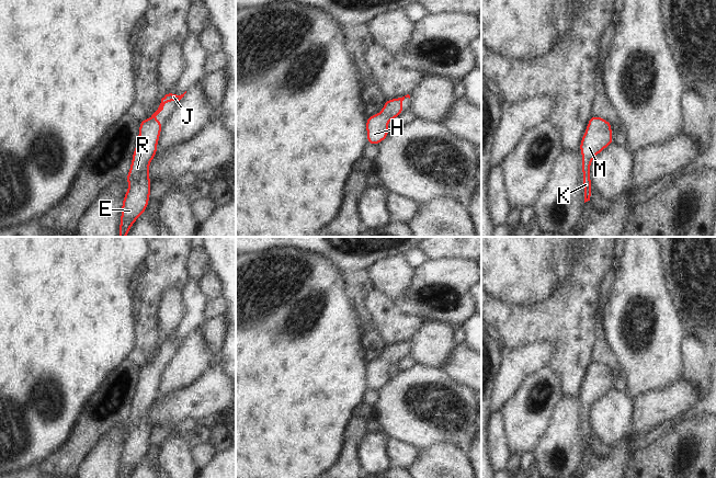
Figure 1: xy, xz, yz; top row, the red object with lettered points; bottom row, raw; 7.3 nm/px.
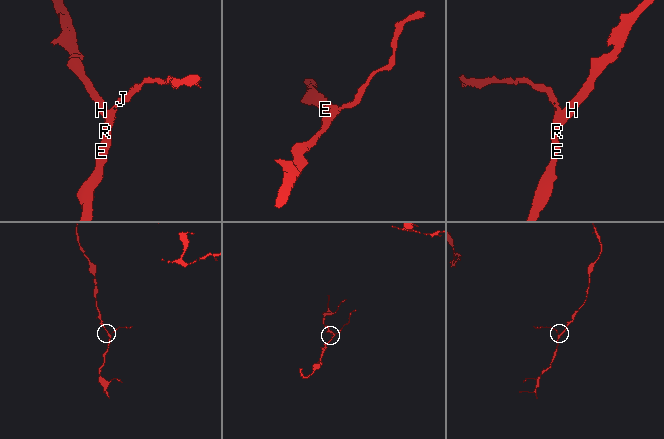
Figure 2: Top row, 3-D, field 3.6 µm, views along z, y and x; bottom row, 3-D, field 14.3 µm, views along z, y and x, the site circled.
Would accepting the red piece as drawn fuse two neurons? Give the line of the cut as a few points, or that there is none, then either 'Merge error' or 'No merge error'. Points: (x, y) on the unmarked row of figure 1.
No split. No merge error.

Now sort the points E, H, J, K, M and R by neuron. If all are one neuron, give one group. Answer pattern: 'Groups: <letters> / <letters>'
Groups: E H J K M R.

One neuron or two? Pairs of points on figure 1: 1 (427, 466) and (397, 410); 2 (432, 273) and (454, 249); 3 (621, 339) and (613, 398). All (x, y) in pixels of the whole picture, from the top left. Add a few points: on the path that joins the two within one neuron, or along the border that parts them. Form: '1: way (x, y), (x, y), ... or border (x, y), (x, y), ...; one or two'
1: border (444, 443), (434, 443), (419, 450); two
2: border (429, 258), (462, 258), (469, 261); two
3: border (625, 393), (633, 399); two

